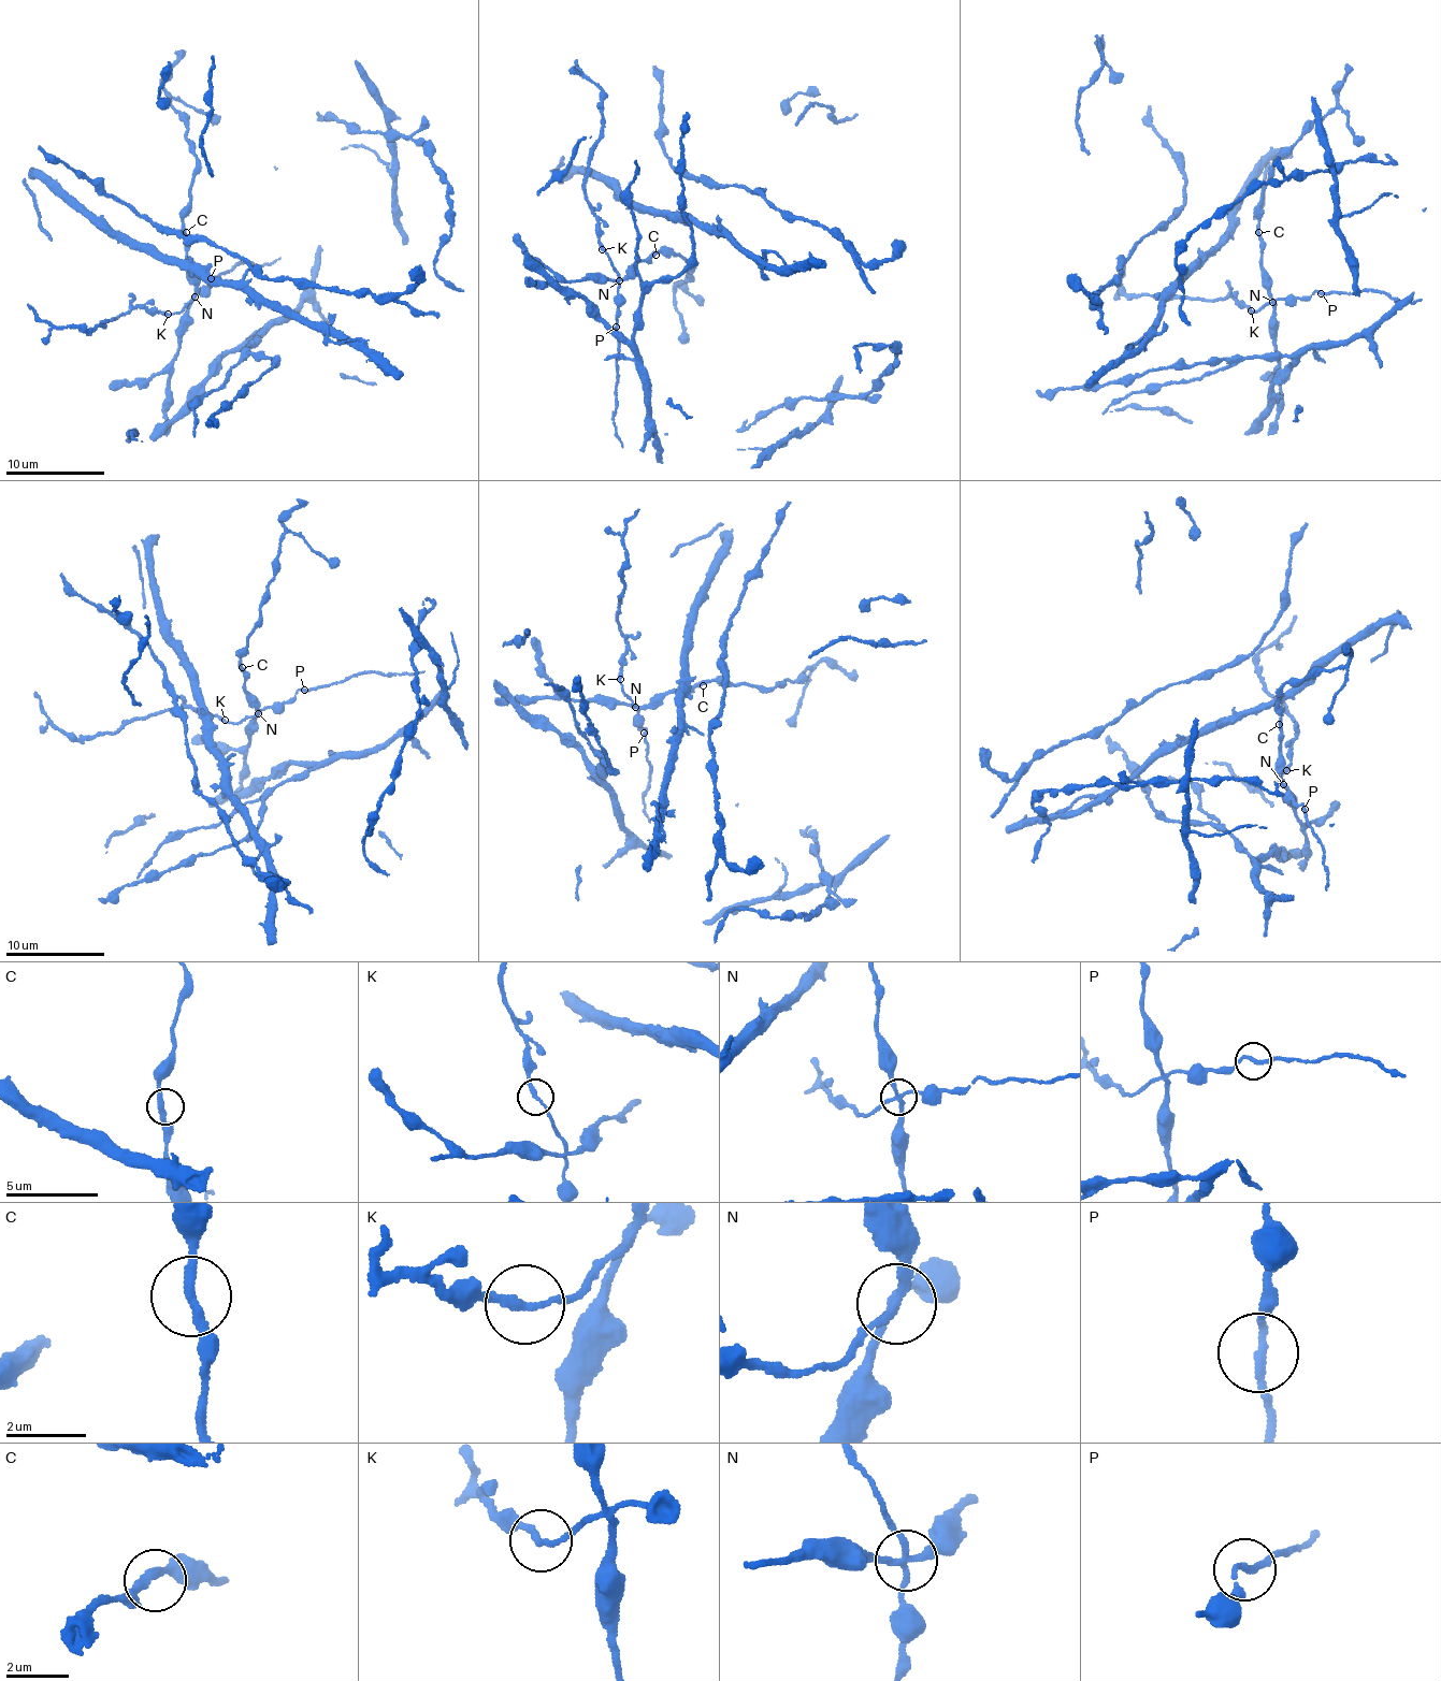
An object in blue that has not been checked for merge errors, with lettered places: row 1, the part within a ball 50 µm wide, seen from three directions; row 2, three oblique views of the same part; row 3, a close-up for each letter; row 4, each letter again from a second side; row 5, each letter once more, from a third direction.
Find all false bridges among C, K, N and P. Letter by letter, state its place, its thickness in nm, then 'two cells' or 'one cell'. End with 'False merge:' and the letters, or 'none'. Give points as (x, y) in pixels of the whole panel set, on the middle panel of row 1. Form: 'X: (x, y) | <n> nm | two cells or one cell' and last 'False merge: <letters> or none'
C: (656, 255) | 240 nm | one cell
K: (602, 249) | 180 nm | two cells
N: (619, 280) | 200 nm | two cells
P: (616, 327) | 180 nm | one cell
False merge: K, N

